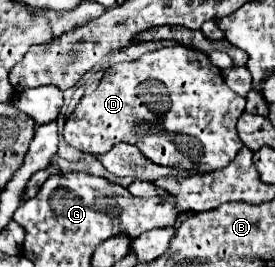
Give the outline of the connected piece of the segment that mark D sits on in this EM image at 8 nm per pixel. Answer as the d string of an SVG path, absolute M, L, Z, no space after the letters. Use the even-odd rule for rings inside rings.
M182 45L164 47L142 55L138 61L118 63L114 69L106 69L102 85L92 95L84 95L76 109L66 117L64 139L72 147L92 155L106 153L114 143L124 141L136 145L144 157L162 167L216 171L226 167L242 147L236 121L242 115L244 105L246 99L236 95L224 83L222 71L206 59L206 53ZM156 107L166 107L166 111L158 113ZM144 125L150 125L150 133L144 133Z

